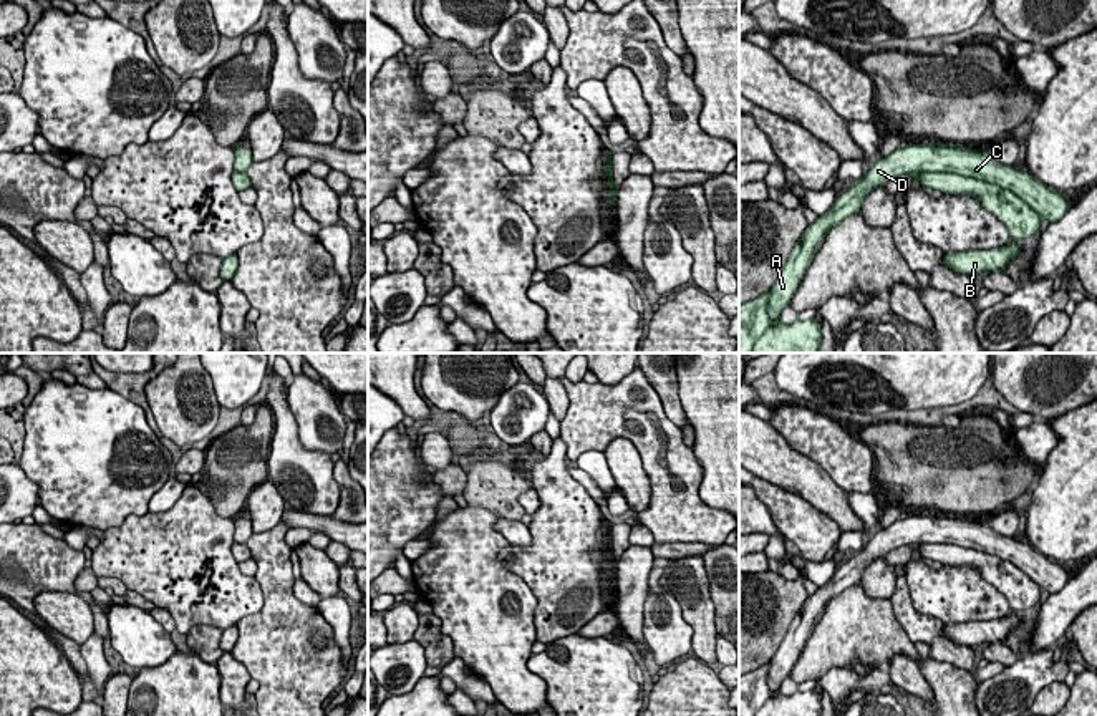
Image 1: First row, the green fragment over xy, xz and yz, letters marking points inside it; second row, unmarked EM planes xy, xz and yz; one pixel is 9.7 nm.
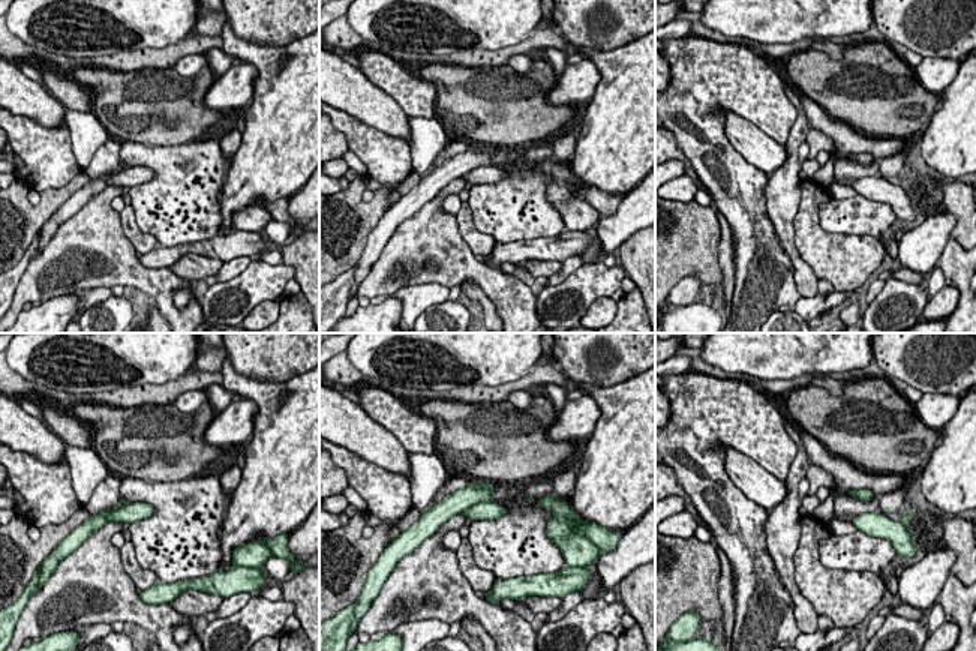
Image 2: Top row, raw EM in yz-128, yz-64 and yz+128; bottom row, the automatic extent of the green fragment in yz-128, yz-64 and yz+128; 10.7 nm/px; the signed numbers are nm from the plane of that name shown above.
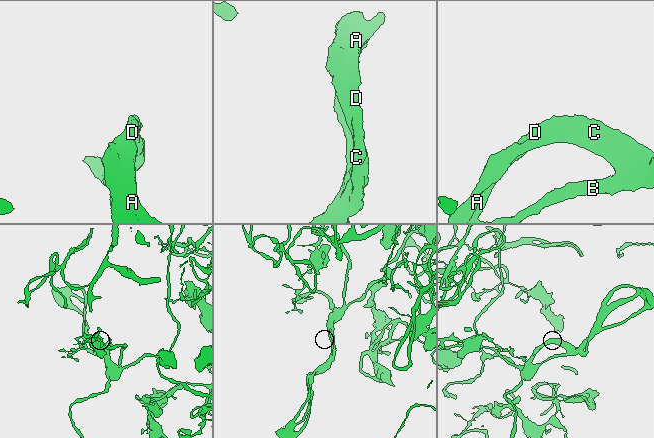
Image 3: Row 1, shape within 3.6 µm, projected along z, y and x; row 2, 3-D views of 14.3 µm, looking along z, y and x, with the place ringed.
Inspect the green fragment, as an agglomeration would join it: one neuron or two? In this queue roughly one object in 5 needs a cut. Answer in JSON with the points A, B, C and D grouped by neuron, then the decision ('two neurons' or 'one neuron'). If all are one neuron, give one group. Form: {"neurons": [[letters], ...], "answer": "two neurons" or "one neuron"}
{"neurons": [["A", "B", "C", "D"]], "answer": "one neuron"}

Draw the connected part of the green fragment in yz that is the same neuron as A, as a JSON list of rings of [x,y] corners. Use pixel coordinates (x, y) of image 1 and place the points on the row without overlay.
[[[908,515],[878,534],[845,562],[830,580],[807,597],[792,620],[776,655],[754,671],[739,675],[739,716],[820,716],[822,699],[815,689],[777,694],[795,665],[817,617],[843,590],[857,585],[865,567],[901,545],[913,545],[921,559],[948,565],[969,565],[994,585],[1014,610],[1041,602],[1041,590],[1061,592],[1070,572],[1022,544],[1017,537],[996,534],[989,524],[961,515]]]

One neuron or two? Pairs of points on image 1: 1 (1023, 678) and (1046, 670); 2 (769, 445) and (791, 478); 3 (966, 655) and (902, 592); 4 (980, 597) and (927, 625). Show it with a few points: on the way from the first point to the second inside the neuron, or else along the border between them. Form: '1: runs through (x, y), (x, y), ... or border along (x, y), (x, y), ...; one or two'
1: runs through (1028, 675), (1041, 670); one
2: runs through (769, 453), (786, 469); one
3: runs through (947, 652), (907, 612); one
4: border along (908, 592), (918, 612), (933, 615), (945, 625); two

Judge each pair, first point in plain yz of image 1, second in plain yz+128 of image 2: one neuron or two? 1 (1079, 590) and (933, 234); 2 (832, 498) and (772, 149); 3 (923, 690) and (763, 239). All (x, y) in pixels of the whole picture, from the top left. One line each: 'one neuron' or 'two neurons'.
1: one neuron
2: one neuron
3: two neurons

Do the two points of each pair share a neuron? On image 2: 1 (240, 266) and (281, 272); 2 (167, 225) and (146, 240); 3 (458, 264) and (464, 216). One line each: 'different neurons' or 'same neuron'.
1: different neurons
2: different neurons
3: different neurons

